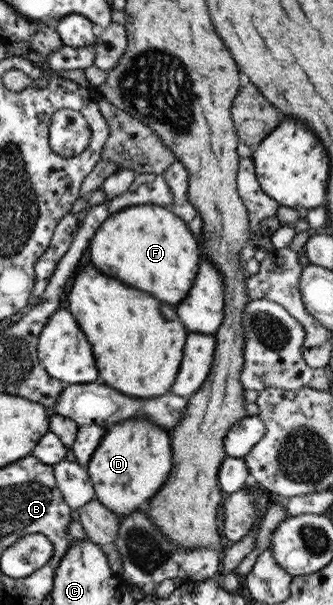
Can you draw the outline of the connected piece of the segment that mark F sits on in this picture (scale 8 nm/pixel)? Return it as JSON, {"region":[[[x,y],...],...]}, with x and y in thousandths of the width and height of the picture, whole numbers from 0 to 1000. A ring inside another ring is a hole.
{"region":[[[462,337],[390,340],[324,359],[270,397],[270,431],[312,455],[426,478],[511,504],[565,488],[601,435],[598,398],[565,370],[511,349]]]}

